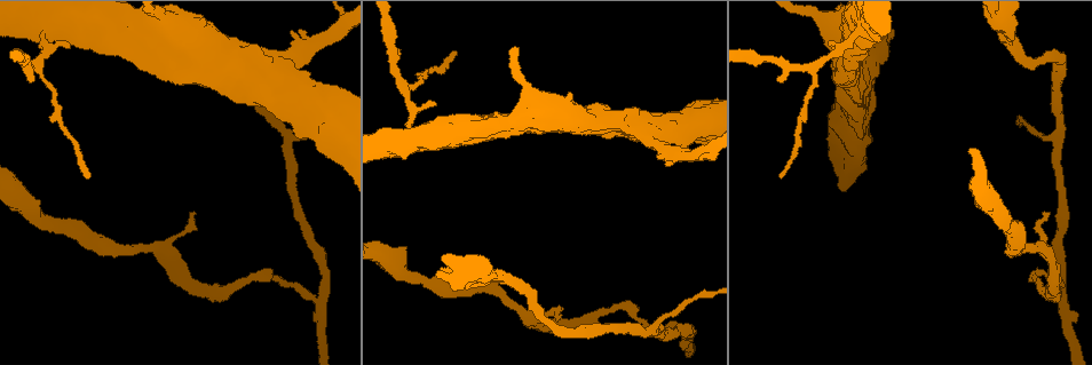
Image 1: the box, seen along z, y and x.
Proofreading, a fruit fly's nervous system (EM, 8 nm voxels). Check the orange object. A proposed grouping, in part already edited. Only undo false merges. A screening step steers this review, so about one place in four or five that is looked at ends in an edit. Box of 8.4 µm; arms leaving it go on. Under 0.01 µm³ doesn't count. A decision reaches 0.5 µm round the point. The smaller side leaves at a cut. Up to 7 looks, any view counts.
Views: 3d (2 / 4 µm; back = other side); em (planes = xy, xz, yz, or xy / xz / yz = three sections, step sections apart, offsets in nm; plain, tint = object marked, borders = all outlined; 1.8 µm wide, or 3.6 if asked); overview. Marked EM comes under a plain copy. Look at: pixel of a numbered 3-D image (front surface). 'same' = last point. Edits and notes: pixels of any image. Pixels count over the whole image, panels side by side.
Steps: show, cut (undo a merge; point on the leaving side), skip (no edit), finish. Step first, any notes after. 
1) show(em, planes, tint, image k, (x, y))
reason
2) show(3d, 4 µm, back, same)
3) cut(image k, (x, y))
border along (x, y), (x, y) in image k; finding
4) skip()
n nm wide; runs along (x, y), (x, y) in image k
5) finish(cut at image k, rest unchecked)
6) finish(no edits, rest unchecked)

show(em, xz, step 8, borders, image 1, (321, 302))
three-way junction

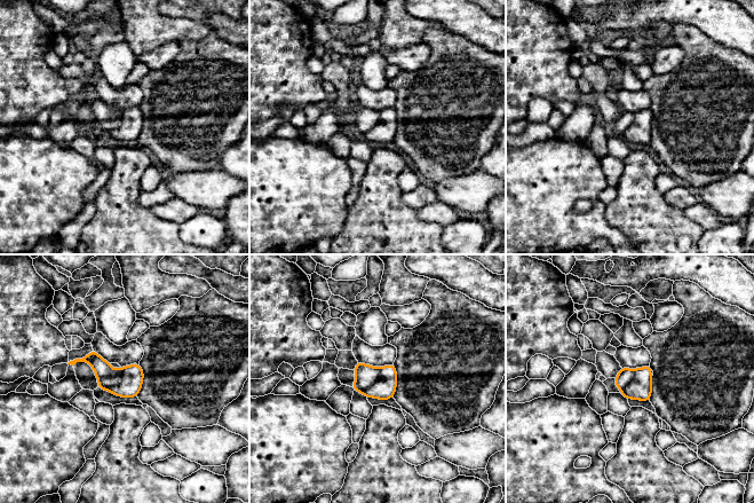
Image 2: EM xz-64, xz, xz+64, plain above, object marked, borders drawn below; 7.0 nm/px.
cut(image 2, (385, 387))
border along (380, 369), (380, 376), (360, 392) in image 2; a second neuron is stuck on

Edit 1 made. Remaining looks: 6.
show(em, 3.6 µm, planes, tint, image 1, (262, 64))
sudden change in width

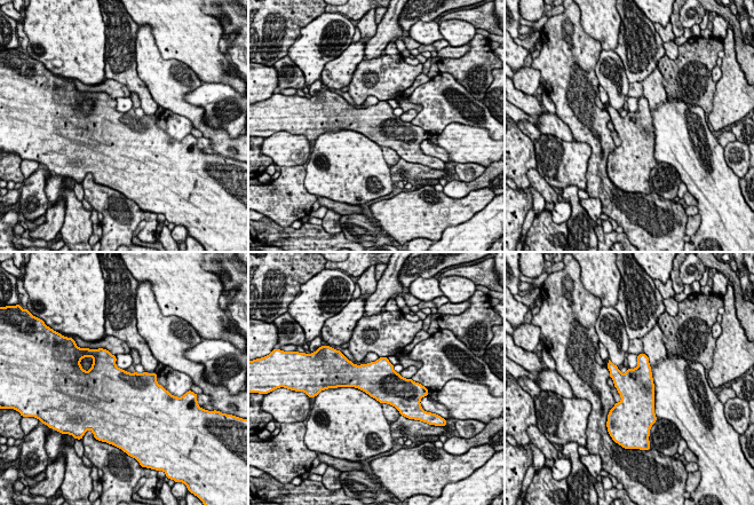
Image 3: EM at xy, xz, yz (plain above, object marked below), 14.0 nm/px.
skip()
all the same neuron

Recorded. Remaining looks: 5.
show(3d, 4 µm, image 1, (828, 23))

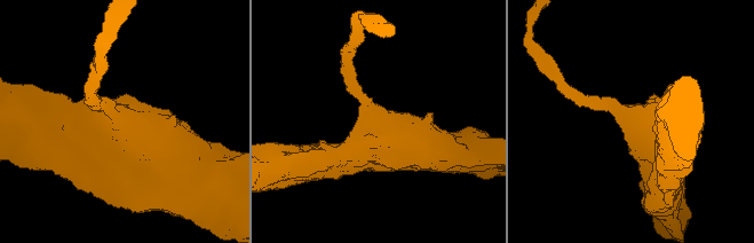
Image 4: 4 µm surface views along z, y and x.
show(em, planes, tint, image 4, (634, 119))

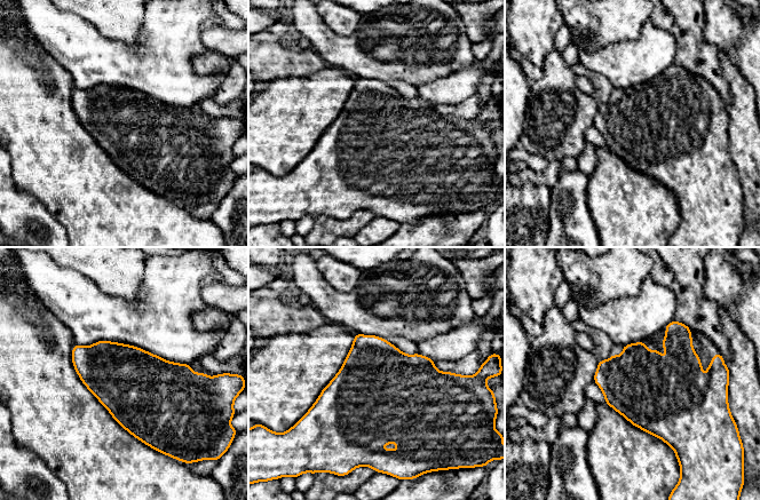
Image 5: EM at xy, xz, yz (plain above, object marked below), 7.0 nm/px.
skip()
all the same neuron

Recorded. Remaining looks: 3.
finish(cut at image 2, rest unchecked)

